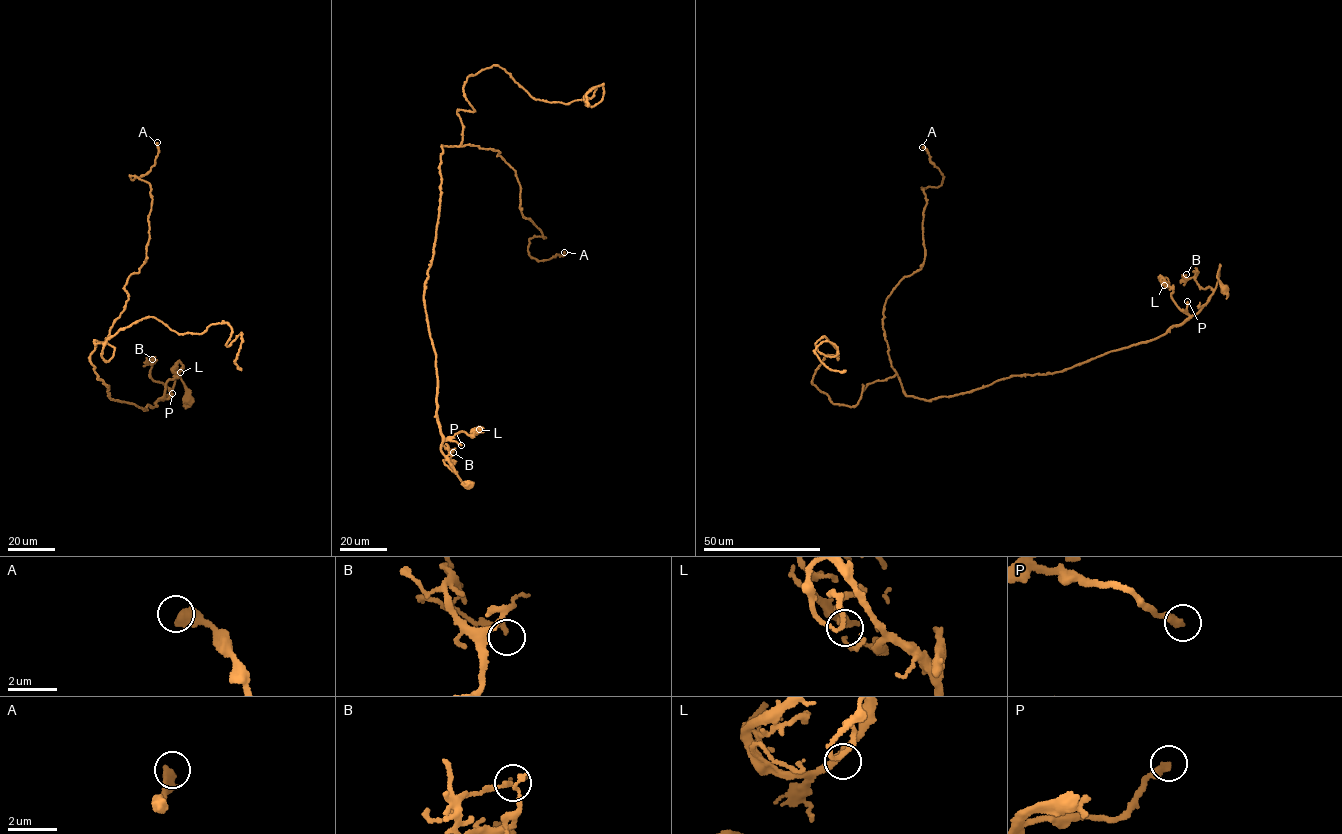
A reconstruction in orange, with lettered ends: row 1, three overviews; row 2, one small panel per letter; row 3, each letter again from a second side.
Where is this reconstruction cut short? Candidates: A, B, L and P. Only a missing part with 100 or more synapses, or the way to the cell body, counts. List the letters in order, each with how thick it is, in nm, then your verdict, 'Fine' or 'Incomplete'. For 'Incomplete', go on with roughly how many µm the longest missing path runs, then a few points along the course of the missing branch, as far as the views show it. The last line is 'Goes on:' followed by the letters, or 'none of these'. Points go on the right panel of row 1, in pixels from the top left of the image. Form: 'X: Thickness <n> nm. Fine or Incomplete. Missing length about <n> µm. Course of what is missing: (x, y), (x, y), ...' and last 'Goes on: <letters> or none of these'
A: Thickness 440 nm. Fine
B: Thickness 200 nm. Fine
L: Thickness 150 nm. Fine
P: Thickness 320 nm. Fine
Goes on: none of these

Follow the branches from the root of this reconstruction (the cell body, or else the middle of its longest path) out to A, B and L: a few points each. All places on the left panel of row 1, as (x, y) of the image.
A: (189, 399), (177, 369), (155, 406), (111, 399), (90, 362), (146, 261), (150, 185), (129, 175), (157, 142)
B: (189, 399), (177, 369), (170, 391), (151, 377), (152, 364), (147, 361), (152, 359)
L: (189, 399), (177, 369), (171, 392), (154, 402), (162, 398), (167, 382), (175, 377), (182, 365), (180, 372)

